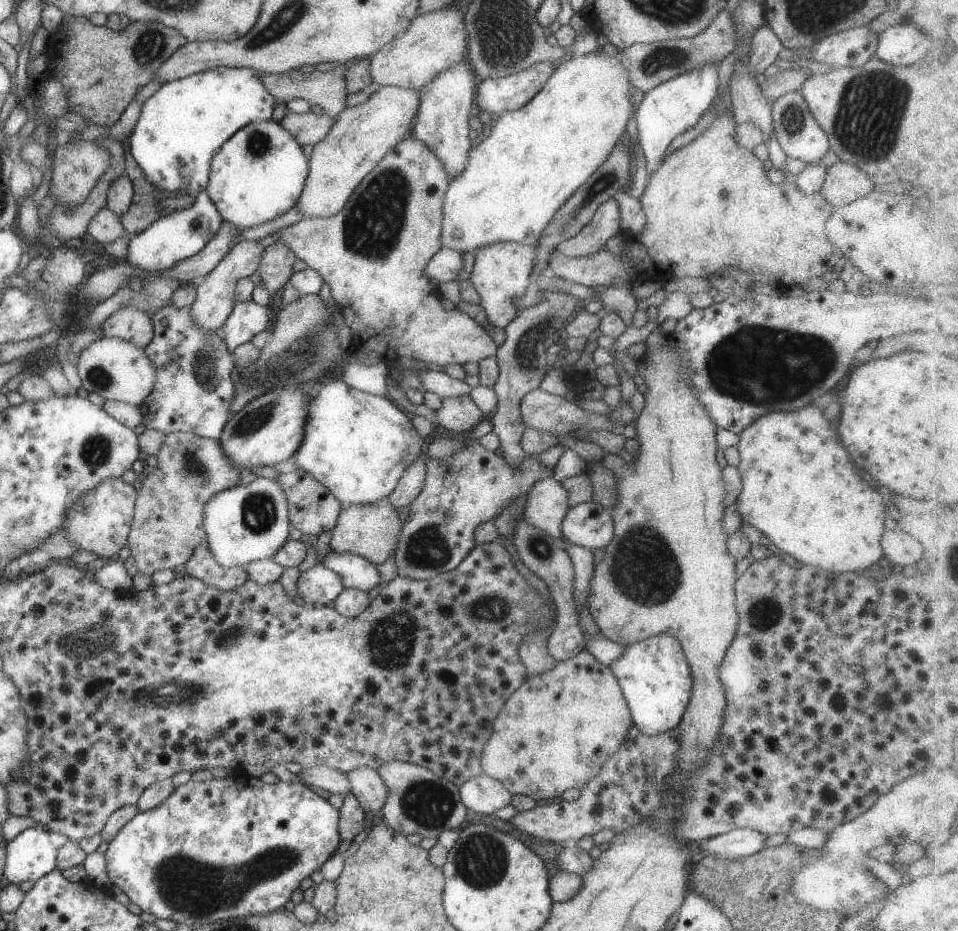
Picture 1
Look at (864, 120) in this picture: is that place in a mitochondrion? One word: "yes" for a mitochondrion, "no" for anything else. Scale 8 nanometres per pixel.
yes

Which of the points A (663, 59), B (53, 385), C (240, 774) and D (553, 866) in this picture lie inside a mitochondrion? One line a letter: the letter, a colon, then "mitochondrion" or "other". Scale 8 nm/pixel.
A: mitochondrion
B: other
C: other
D: other

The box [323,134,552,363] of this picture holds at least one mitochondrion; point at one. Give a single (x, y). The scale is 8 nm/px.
(372, 227)

